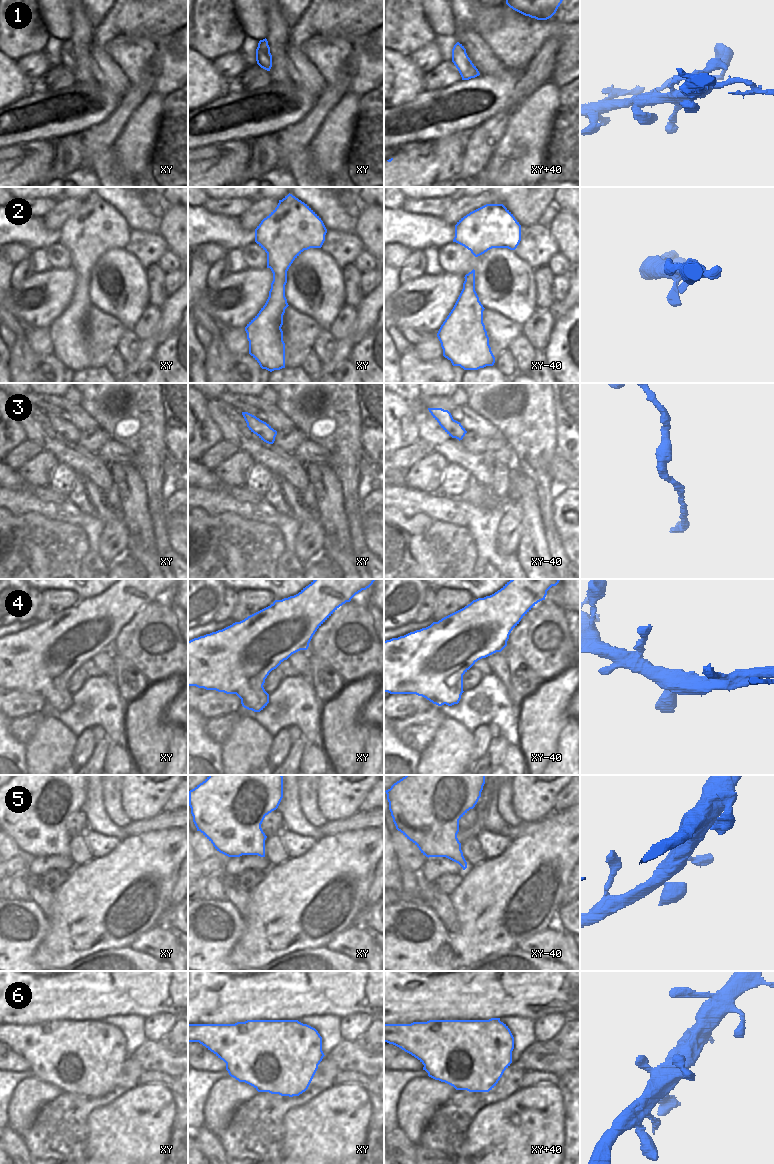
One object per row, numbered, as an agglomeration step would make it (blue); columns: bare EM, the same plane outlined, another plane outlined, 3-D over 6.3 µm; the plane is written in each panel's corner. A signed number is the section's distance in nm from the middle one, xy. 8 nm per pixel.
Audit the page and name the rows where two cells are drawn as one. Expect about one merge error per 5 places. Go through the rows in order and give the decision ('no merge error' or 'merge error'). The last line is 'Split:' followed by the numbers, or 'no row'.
1: no merge error
2: no merge error
3: no merge error
4: no merge error
5: no merge error
6: no merge error
Split: no row

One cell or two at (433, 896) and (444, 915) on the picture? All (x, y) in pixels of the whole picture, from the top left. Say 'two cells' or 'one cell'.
one cell

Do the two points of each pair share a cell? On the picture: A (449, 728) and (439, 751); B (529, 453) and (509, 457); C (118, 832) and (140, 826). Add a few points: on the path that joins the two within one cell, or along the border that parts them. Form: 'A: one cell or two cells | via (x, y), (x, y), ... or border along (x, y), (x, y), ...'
A: one cell | via (449, 734), (449, 741), (445, 745)
B: two cells | border along (507, 443), (516, 455), (517, 467)
C: two cells | border along (122, 827), (127, 836)

